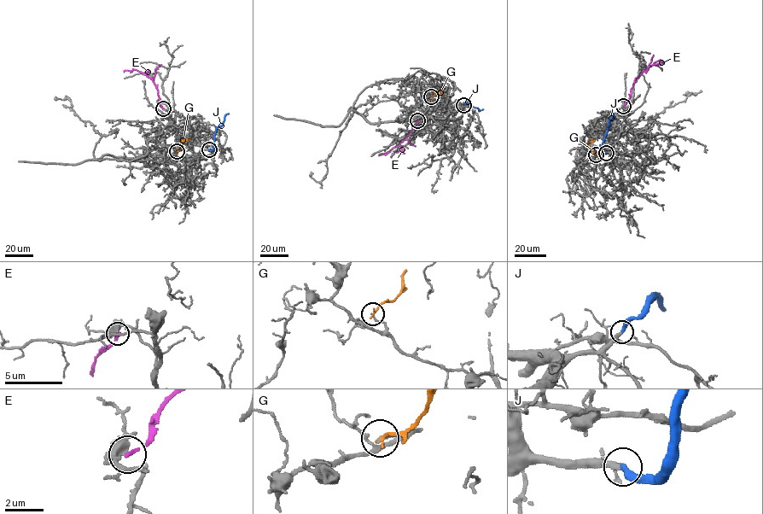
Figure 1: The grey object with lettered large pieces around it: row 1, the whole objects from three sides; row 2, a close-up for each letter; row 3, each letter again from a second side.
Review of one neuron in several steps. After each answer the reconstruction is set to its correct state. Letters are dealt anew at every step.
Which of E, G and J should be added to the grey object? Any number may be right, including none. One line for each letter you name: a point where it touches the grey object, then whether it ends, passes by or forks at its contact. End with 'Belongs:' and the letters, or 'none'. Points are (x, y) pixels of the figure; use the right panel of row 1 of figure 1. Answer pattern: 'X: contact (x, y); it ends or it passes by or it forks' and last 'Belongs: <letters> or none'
J: contact (606, 153); it ends
Belongs: J

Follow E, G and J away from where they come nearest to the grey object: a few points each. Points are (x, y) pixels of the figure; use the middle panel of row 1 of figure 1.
E: (418, 120), (398, 145), (387, 153), (378, 154)
G: (431, 96), (436, 90), (444, 95)
J: (463, 105), (468, 101), (470, 106), (479, 110), (483, 108)

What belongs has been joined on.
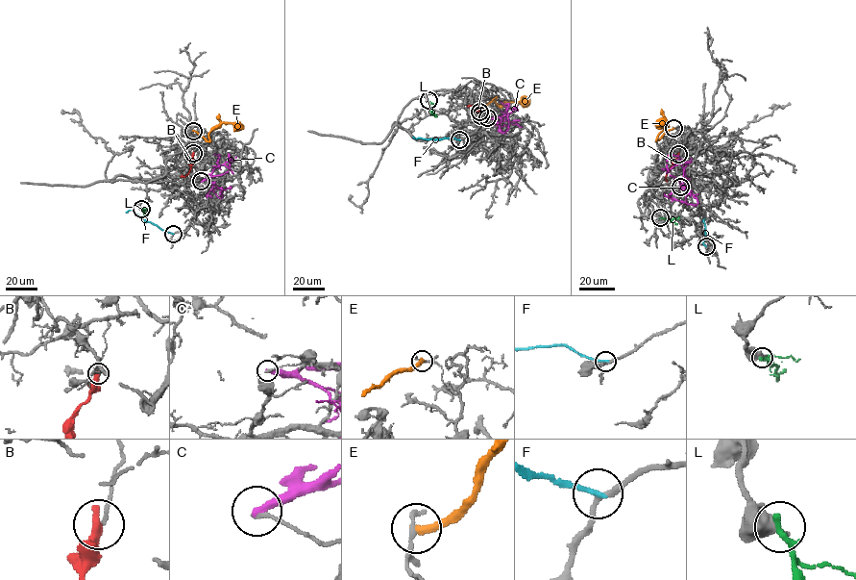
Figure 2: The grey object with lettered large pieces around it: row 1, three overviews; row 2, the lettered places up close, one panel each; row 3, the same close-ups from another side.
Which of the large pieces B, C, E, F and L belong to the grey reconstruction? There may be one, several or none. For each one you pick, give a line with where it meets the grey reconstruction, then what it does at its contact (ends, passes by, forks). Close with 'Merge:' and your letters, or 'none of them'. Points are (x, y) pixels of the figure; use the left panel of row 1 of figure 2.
Merge: none of them

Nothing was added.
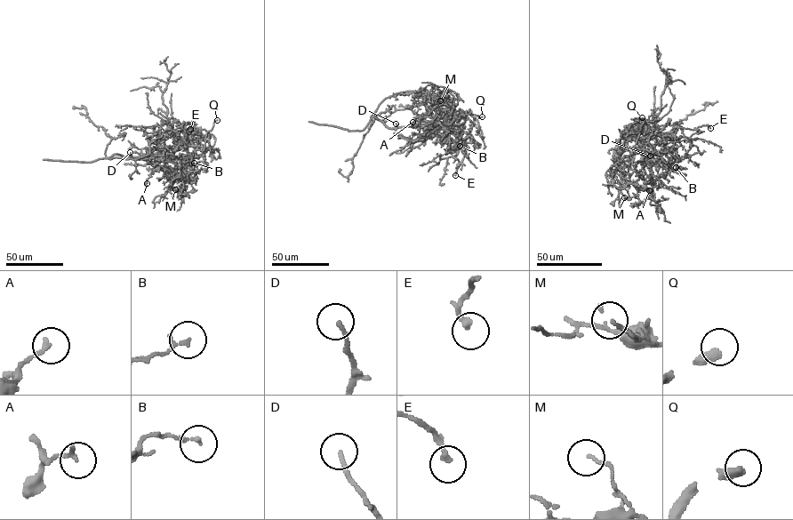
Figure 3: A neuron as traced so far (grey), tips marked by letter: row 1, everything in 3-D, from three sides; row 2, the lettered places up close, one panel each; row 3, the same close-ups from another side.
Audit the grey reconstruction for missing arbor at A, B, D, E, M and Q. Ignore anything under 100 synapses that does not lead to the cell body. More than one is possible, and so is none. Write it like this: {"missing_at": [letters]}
{"missing_at": ["Q"]}

